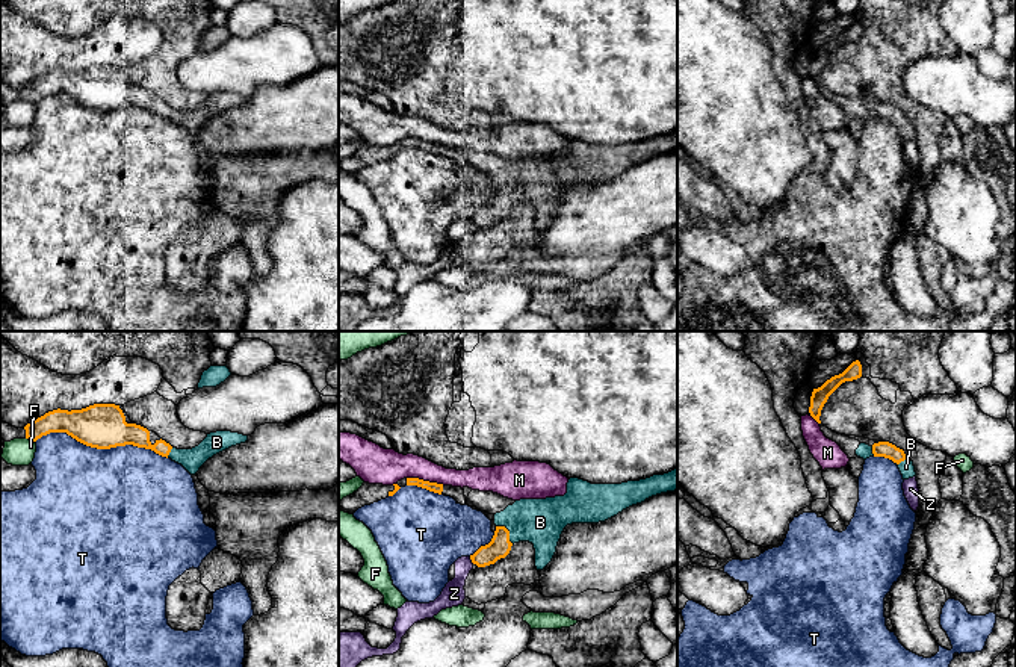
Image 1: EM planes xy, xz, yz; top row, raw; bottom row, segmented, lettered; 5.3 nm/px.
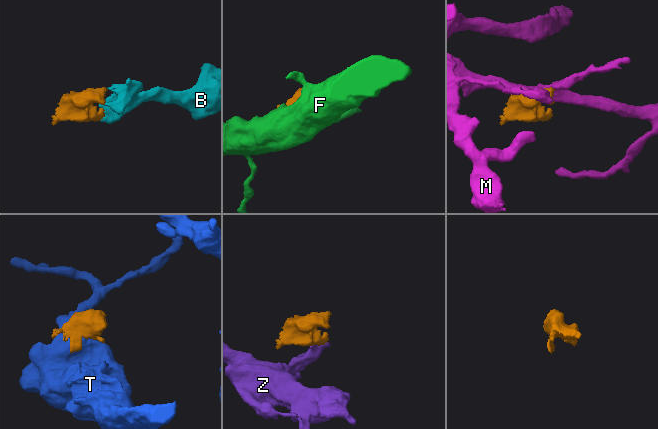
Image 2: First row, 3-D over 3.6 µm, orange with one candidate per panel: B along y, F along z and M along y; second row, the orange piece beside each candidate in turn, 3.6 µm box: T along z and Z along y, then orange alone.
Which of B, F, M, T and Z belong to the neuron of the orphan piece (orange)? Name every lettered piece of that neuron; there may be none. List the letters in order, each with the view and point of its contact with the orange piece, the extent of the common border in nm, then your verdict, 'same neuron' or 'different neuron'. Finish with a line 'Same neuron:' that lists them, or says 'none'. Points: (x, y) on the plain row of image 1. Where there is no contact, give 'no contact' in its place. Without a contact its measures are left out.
B: xz (508, 192) | 140 nm | same neuron
F: xy (30, 100) | 50 nm | different neuron
M: xz (425, 142) | 200 nm | different neuron
T: xy (102, 109) | 700 nm | different neuron
Z: xz (470, 220) | 50 nm | different neuron
Same neuron: B

